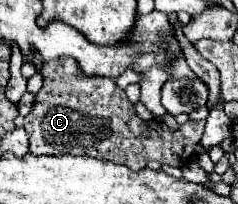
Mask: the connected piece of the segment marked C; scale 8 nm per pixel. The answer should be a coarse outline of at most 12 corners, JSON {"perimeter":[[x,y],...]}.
{"perimeter":[[73,57],[45,61],[33,155],[183,167],[205,121],[143,121]]}

